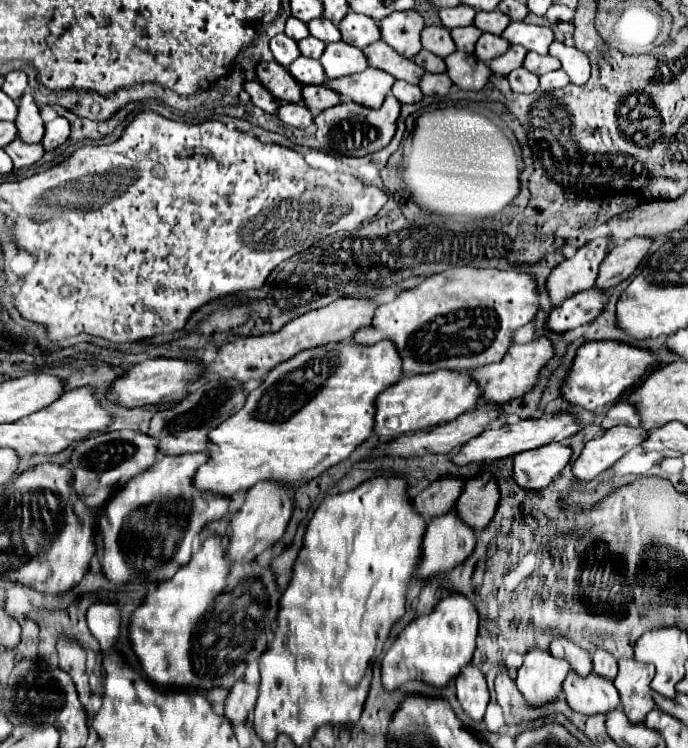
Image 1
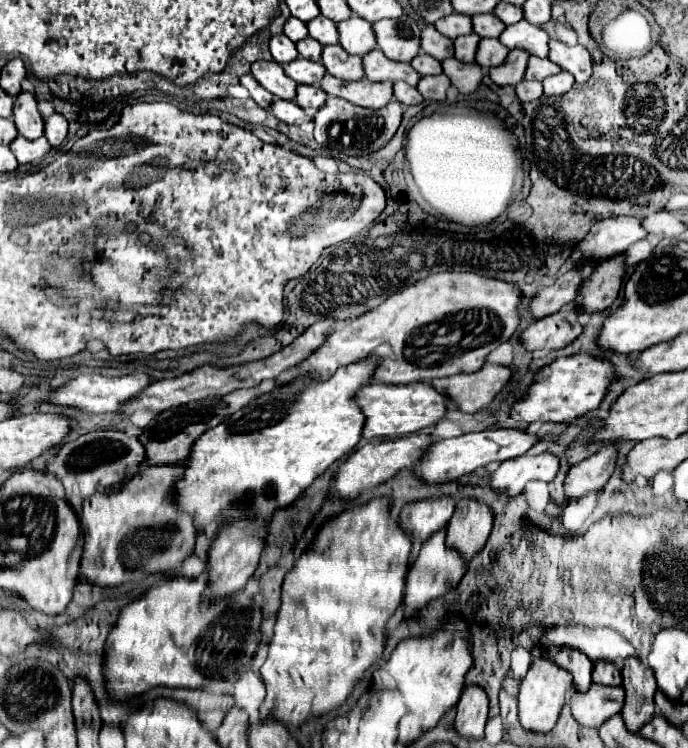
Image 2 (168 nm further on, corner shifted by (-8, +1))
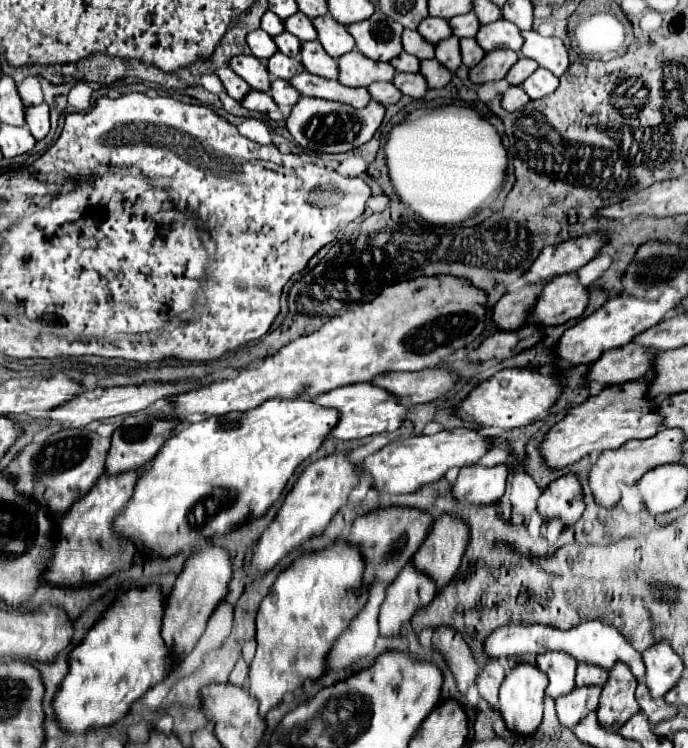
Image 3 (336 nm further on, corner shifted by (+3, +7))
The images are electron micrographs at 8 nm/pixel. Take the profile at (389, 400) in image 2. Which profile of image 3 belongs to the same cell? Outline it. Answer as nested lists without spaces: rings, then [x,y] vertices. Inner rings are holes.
[[[371,382],[335,388],[327,394],[313,398],[313,402],[319,406],[325,406],[325,408],[335,408],[339,412],[339,422],[329,432],[329,436],[333,436],[337,440],[361,440],[361,438],[381,434],[381,432],[395,432],[409,412],[409,408],[401,406],[399,398],[393,398],[393,394],[373,386]]]

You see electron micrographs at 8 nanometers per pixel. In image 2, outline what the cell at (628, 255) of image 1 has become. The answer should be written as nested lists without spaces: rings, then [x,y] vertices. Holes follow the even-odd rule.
[[[618,254],[596,264],[594,272],[582,284],[582,296],[578,298],[578,304],[584,304],[586,312],[600,312],[612,306],[612,302],[618,298],[626,272],[624,260],[626,256]]]

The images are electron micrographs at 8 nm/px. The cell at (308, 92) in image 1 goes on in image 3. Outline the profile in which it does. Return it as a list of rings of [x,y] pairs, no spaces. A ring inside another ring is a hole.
[[[271,78],[271,98],[279,104],[279,106],[293,106],[301,94],[297,94],[297,90],[293,90],[293,86],[289,86],[289,82],[281,82],[279,78]]]

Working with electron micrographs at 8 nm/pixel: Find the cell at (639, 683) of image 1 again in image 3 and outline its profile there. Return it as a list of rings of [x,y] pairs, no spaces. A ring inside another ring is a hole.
[[[617,662],[617,666],[609,670],[609,680],[601,690],[597,708],[597,720],[605,730],[617,732],[633,714],[639,712],[635,688],[637,680],[633,678],[631,670],[625,664]]]

